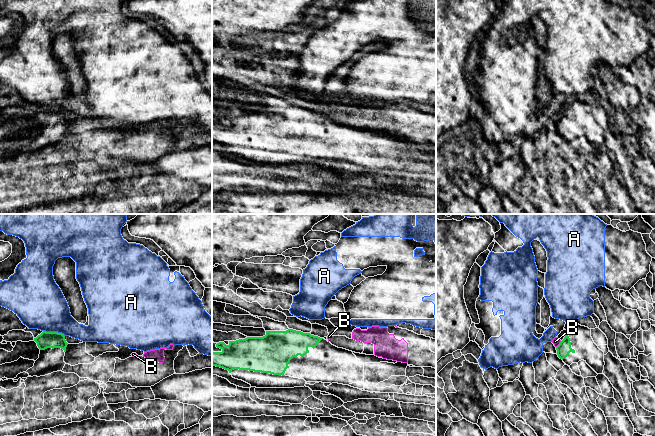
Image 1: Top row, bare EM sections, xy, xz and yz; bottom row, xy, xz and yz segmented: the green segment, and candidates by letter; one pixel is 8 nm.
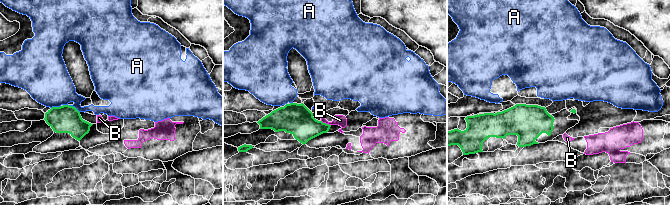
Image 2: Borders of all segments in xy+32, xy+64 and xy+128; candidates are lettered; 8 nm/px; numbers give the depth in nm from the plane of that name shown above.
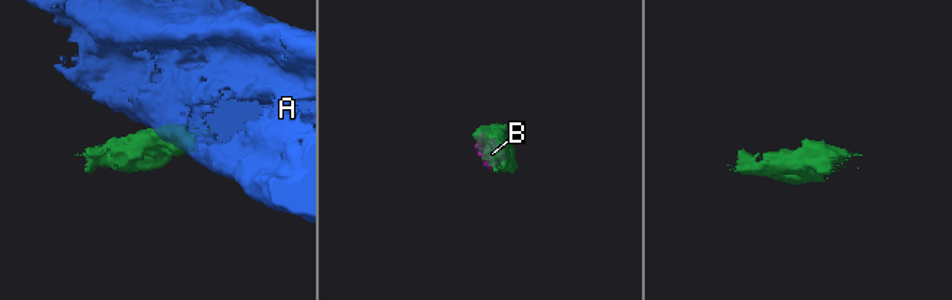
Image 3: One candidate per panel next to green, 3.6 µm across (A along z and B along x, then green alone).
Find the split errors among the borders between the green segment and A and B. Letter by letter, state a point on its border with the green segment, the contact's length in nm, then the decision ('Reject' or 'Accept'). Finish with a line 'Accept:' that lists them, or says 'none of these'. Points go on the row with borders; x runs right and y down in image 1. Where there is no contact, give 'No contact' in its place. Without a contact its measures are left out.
A: Touches green at xy (54, 332). Shared border 180 nm. Reject
B: Touches green at yz (559, 344). Shared border 70 nm. Reject
Accept: none of these

